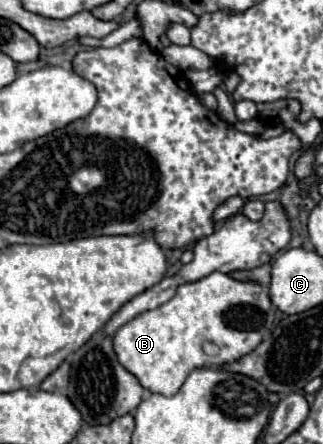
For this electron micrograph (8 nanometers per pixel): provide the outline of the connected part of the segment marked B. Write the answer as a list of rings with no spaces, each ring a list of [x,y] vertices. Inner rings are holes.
[[[213,272],[201,280],[181,284],[177,288],[177,294],[169,302],[161,304],[155,310],[143,312],[125,326],[121,326],[113,336],[113,350],[121,366],[125,366],[125,370],[129,370],[145,390],[173,396],[191,370],[199,366],[219,368],[221,364],[231,364],[237,358],[253,352],[271,332],[273,320],[275,308],[269,300],[267,290],[263,290],[255,282],[239,282],[223,272]]]

